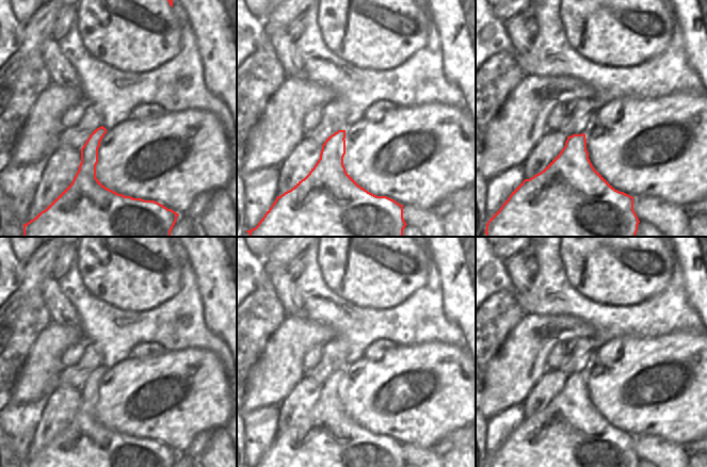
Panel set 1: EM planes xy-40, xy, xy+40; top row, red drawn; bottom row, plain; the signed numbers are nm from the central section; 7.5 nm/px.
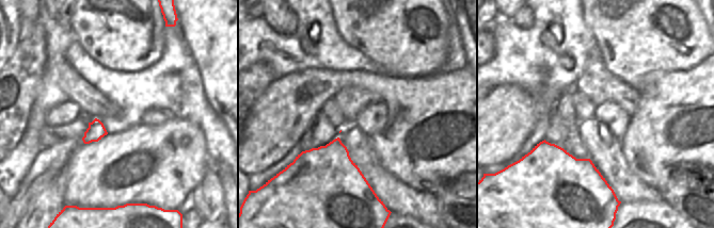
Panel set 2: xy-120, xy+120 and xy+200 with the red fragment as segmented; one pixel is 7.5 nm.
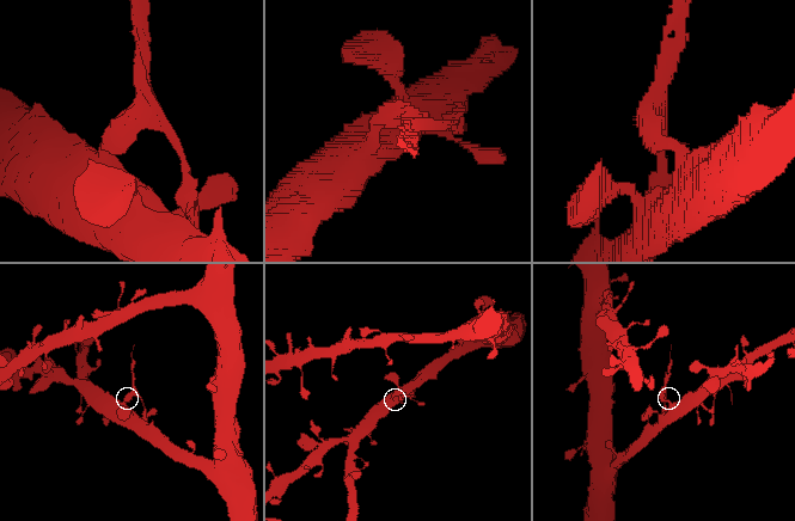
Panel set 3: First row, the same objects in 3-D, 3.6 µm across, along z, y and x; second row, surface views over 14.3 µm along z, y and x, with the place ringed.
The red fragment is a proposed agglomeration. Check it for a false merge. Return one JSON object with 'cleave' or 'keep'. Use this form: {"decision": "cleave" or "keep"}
{"decision": "cleave"}

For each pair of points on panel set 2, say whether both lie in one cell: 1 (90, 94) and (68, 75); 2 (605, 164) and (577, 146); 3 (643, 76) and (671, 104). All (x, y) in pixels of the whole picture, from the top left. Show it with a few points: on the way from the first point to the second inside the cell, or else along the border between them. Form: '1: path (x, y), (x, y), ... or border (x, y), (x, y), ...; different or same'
1: path (84, 91), (74, 80); same
2: border (578, 130), (581, 142), (590, 158); different
3: border (675, 71), (663, 75), (652, 85), (640, 92); different

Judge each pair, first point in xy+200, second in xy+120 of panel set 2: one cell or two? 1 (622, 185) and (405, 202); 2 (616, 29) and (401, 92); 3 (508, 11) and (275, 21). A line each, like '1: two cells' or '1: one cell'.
1: one cell
2: two cells
3: one cell

